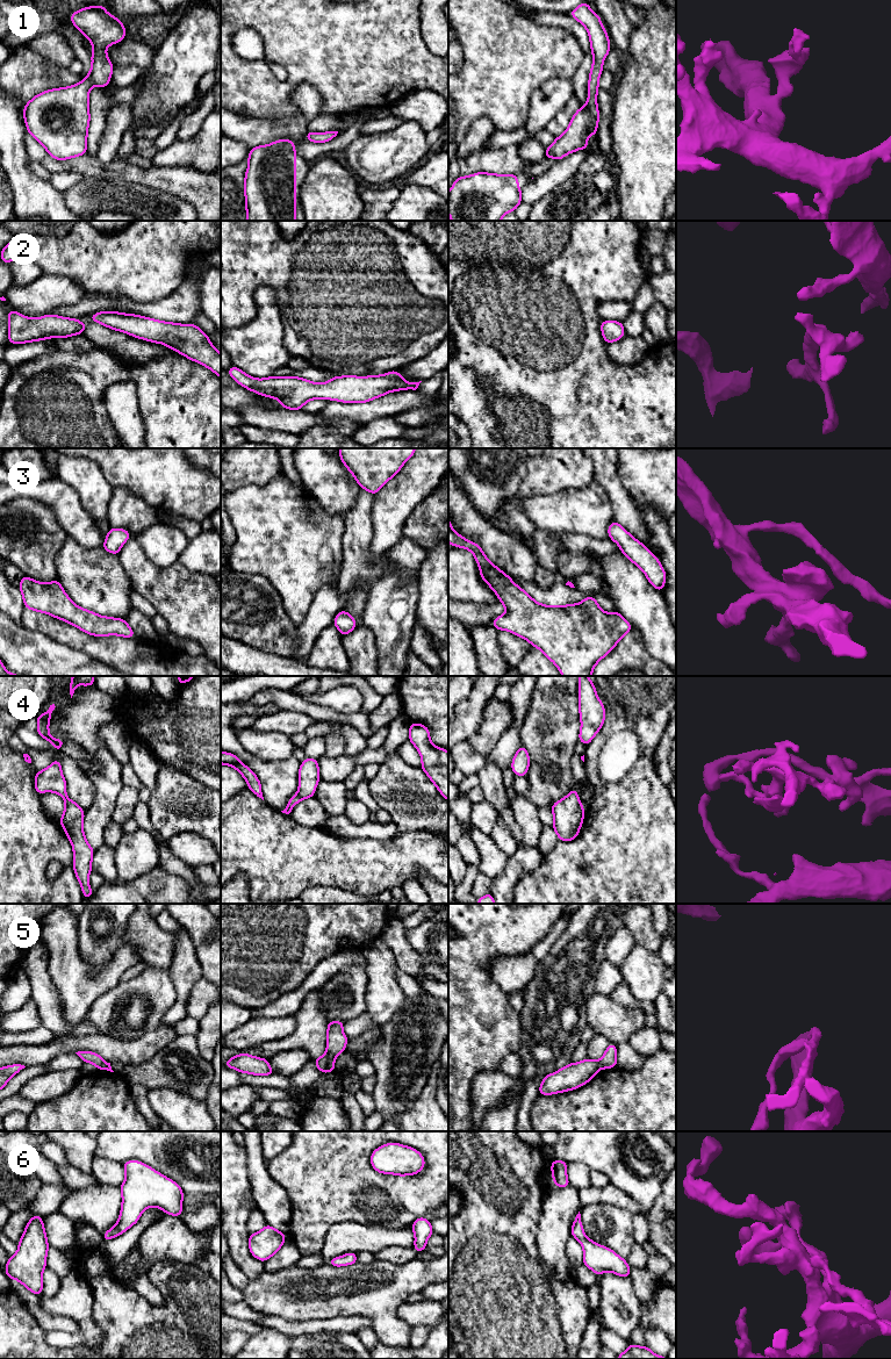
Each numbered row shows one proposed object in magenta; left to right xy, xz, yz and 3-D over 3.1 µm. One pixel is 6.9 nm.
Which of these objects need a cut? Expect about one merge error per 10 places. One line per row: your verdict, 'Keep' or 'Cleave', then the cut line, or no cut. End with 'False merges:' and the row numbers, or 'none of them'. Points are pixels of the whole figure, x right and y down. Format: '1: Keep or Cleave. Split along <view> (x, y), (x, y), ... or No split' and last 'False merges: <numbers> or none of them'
1: Keep. No split
2: Keep. No split
3: Keep. No split
4: Keep. No split
5: Cleave. Split along xz (327, 1051), (335, 1057)
6: Keep. No split
False merges: 5

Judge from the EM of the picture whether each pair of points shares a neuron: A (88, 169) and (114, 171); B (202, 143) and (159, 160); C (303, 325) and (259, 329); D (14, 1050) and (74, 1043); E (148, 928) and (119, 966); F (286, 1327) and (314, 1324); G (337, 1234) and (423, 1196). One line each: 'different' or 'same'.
A: same
B: same
C: different
D: same
E: different
F: same
G: different

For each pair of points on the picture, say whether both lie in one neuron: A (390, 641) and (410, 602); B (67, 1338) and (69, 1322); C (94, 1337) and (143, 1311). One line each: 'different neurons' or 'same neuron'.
A: same neuron
B: different neurons
C: different neurons

